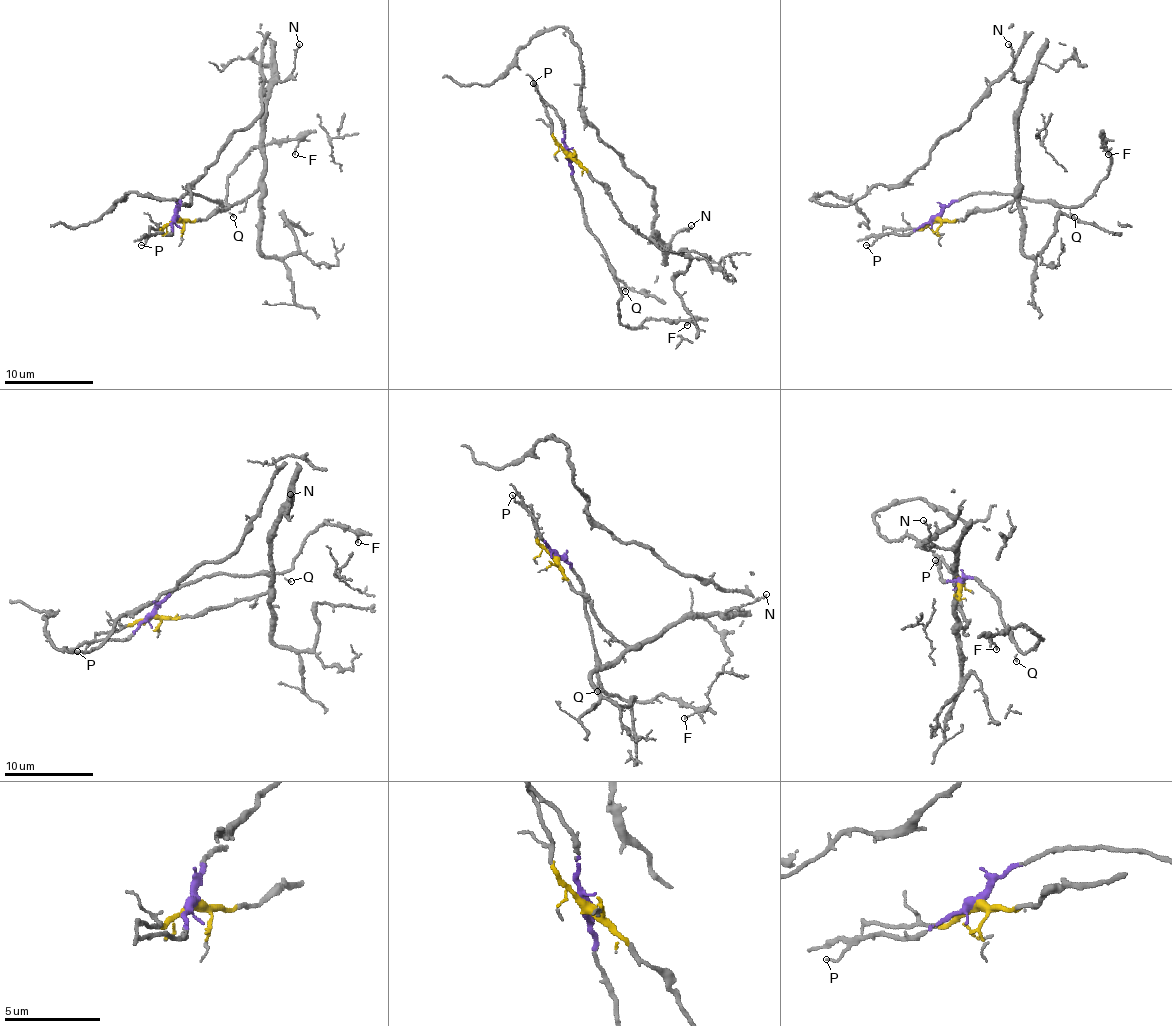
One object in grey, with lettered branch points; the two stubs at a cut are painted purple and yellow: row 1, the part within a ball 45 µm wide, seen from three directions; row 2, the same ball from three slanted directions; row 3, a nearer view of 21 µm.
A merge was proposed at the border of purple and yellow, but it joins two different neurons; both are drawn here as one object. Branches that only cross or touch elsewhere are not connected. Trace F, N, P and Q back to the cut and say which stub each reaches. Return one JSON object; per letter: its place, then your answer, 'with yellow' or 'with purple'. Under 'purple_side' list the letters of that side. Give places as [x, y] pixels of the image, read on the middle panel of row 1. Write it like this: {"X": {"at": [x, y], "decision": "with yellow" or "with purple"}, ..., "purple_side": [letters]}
{"F": {"at": [687, 325], "decision": "with purple"}, "N": {"at": [691, 225], "decision": "with yellow"}, "P": {"at": [533, 83], "decision": "with yellow"}, "Q": {"at": [625, 291], "decision": "with purple"}, "purple_side": ["F", "Q"]}

